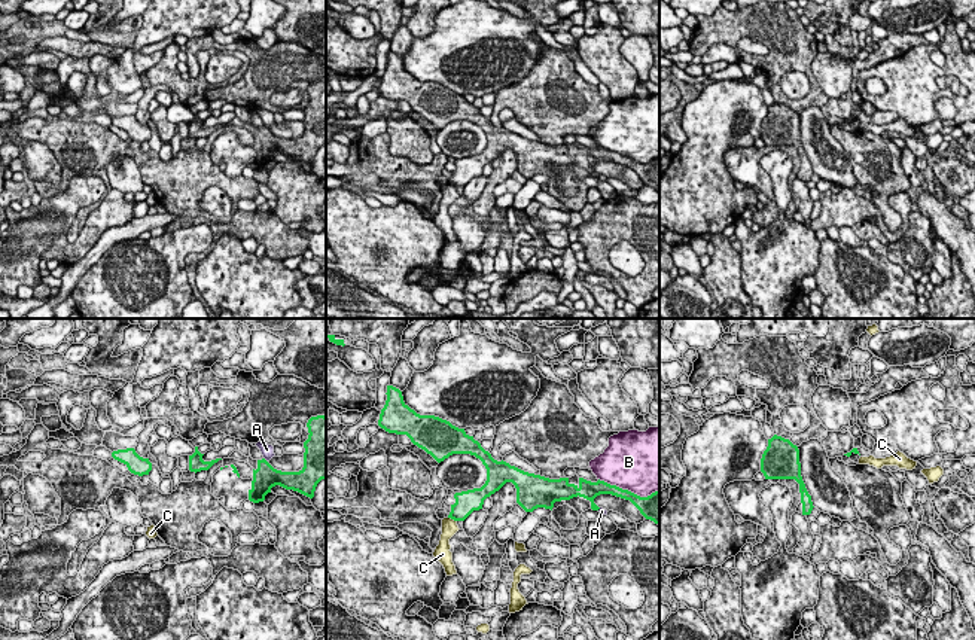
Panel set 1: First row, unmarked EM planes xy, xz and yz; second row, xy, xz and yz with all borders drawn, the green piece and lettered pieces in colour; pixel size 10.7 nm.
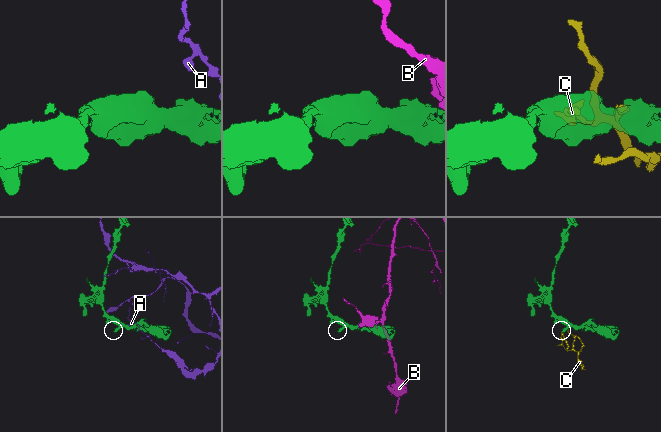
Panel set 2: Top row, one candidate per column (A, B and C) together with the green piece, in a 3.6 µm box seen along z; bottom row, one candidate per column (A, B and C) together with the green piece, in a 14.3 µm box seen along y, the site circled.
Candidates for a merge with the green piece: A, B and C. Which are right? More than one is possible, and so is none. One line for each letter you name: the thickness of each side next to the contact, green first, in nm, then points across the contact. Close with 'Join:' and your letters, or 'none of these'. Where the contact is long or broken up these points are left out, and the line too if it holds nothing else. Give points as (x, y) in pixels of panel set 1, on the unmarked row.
Join: none of these

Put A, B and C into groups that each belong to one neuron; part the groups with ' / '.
A / B / C

